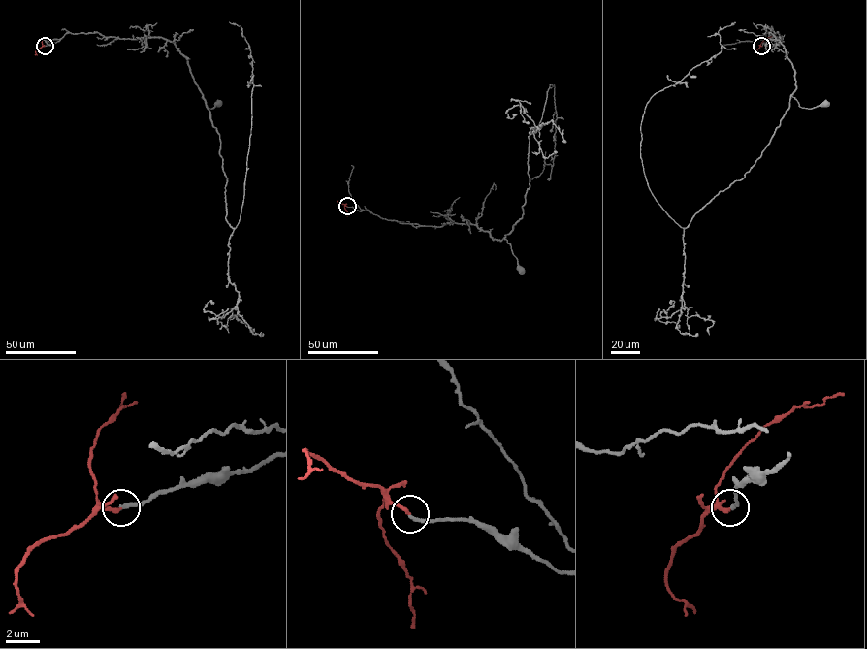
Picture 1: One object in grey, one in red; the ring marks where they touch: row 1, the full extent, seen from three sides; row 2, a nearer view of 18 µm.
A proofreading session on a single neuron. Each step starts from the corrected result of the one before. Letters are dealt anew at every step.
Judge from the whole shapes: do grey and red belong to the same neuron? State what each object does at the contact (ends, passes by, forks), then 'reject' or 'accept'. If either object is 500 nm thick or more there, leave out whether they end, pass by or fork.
grey ends there; red ends there; accept

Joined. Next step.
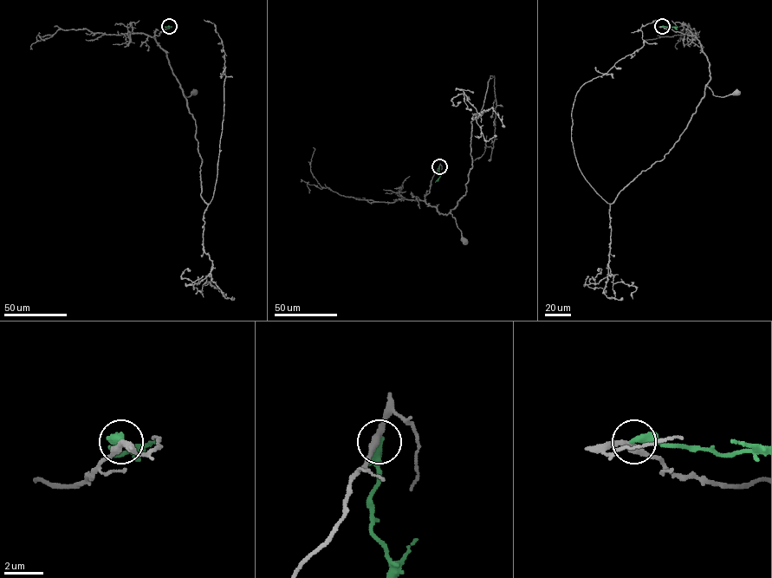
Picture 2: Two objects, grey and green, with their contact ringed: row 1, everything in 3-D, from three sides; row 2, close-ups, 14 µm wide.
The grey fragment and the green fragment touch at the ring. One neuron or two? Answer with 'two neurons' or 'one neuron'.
two neurons

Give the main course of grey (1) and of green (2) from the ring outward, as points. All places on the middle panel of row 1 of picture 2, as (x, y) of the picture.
1: (439, 166), (424, 201), (440, 213), (446, 215), (450, 211), (464, 241)
2: (439, 166), (440, 177), (435, 182)

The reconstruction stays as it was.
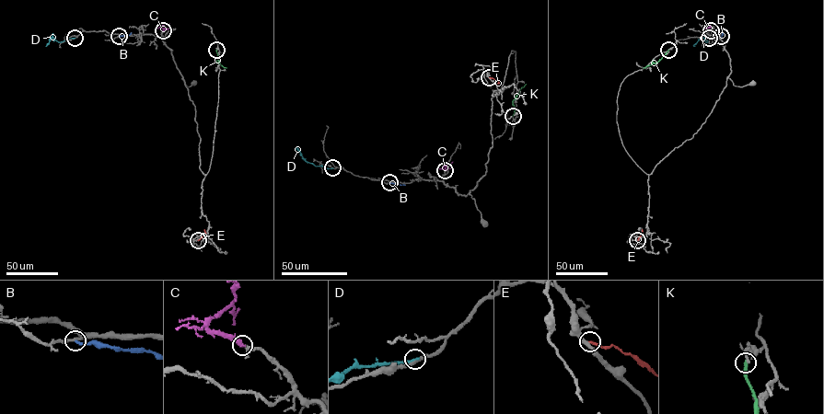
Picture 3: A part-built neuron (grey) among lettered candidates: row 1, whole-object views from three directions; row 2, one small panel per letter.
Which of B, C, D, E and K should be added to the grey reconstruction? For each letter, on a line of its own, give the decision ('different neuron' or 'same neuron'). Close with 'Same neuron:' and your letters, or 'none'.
B: different neuron
C: same neuron
D: different neuron
E: different neuron
K: different neuron
Same neuron: C

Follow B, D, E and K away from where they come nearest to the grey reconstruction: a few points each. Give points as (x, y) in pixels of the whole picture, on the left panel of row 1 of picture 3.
B: (119, 36), (132, 32)
D: (75, 38), (60, 42), (52, 38), (46, 46)
E: (198, 240), (205, 234), (204, 229)
K: (216, 50), (216, 62), (226, 67)

